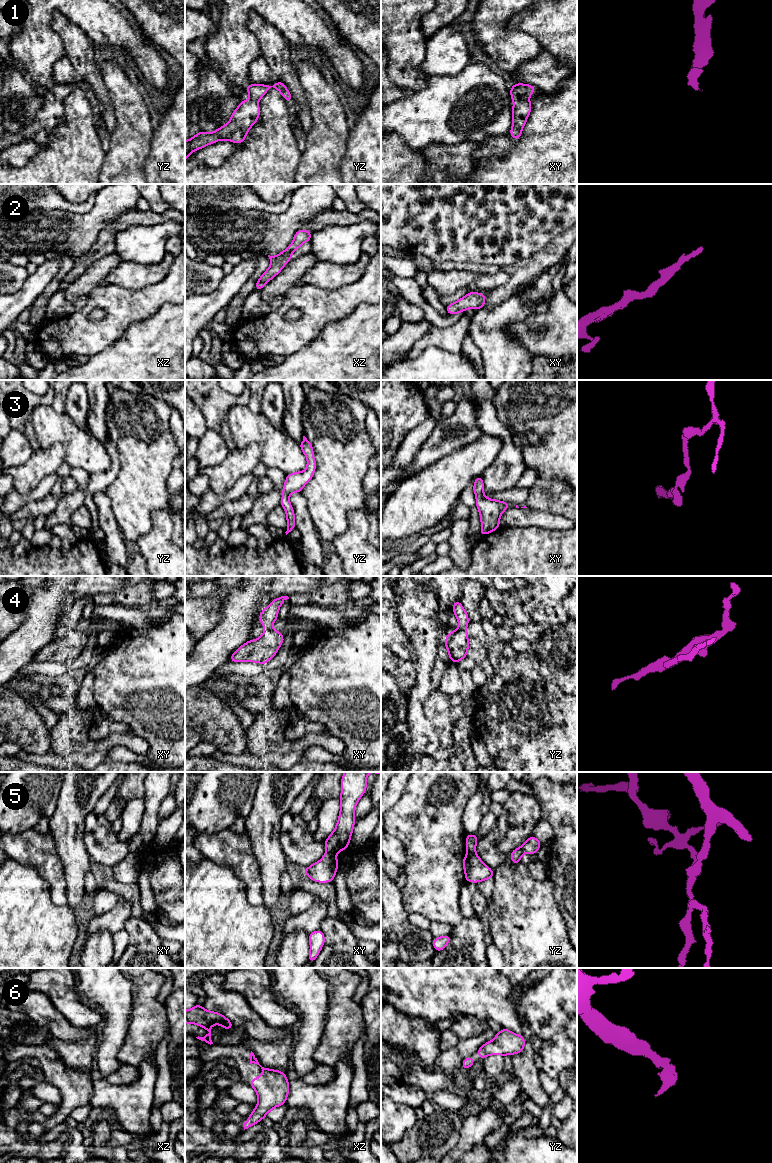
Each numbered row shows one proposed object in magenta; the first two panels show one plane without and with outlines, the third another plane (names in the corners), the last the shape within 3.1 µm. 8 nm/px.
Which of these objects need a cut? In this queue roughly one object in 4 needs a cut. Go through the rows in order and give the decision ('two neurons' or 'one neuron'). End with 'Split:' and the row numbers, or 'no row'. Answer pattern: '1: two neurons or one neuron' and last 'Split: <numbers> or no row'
1: one neuron
2: one neuron
3: one neuron
4: one neuron
5: two neurons
6: one neuron
Split: 5

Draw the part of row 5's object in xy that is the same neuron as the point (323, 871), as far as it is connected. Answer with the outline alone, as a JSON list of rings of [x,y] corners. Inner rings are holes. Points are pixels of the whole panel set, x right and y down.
[[[326,852],[320,861],[310,865],[302,873],[315,882],[327,883],[333,881],[337,868],[337,857],[334,854]]]

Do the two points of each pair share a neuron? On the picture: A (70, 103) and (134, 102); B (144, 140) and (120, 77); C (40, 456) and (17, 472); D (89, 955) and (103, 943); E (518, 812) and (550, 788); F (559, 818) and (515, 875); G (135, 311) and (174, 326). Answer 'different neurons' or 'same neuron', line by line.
A: different neurons
B: same neuron
C: same neuron
D: same neuron
E: different neurons
F: different neurons
G: different neurons

